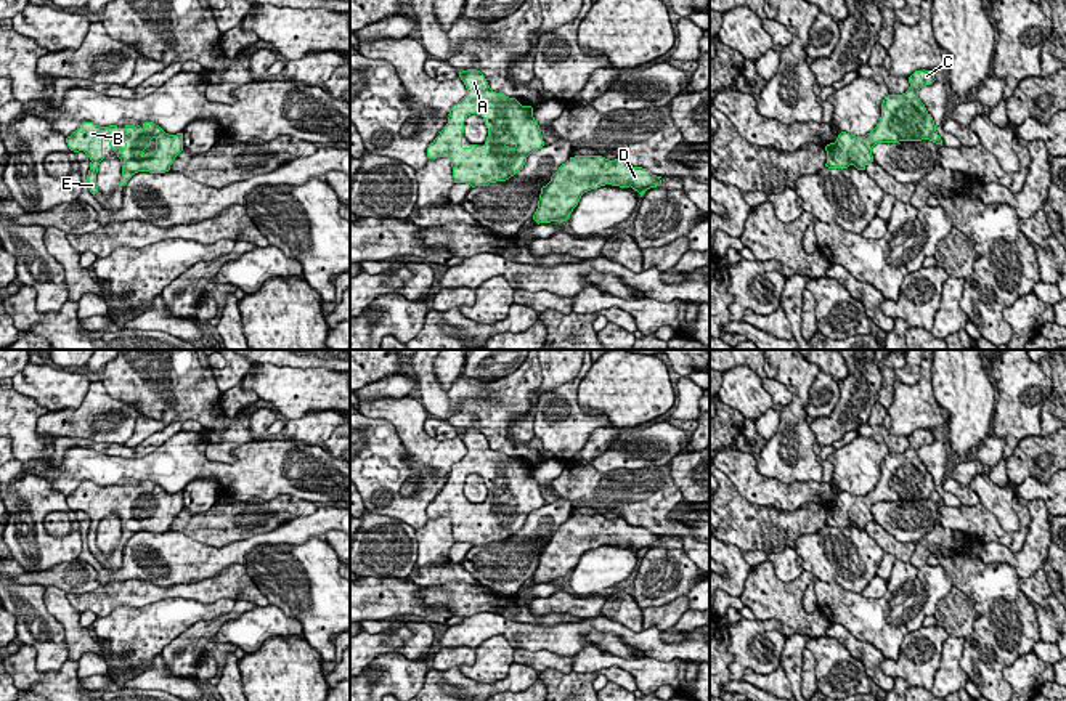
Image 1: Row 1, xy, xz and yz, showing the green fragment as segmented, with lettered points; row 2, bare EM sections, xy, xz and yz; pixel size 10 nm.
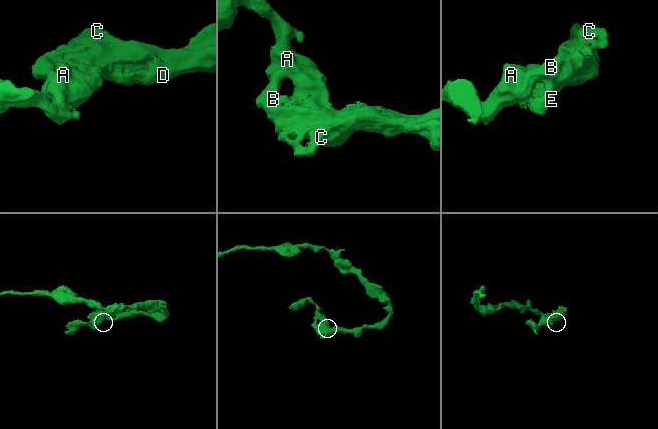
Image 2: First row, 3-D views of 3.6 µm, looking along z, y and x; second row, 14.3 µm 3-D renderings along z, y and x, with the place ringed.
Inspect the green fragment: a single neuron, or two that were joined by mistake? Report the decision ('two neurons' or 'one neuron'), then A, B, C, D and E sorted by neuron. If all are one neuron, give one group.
one neuron; A B C D E

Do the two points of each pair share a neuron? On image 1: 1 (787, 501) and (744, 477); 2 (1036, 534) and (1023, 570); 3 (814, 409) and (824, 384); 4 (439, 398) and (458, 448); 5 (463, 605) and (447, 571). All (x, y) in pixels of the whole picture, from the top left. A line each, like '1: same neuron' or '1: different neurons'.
1: same neuron
2: same neuron
3: same neuron
4: different neurons
5: different neurons

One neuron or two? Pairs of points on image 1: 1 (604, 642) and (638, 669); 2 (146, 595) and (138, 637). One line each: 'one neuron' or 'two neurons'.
1: two neurons
2: two neurons

